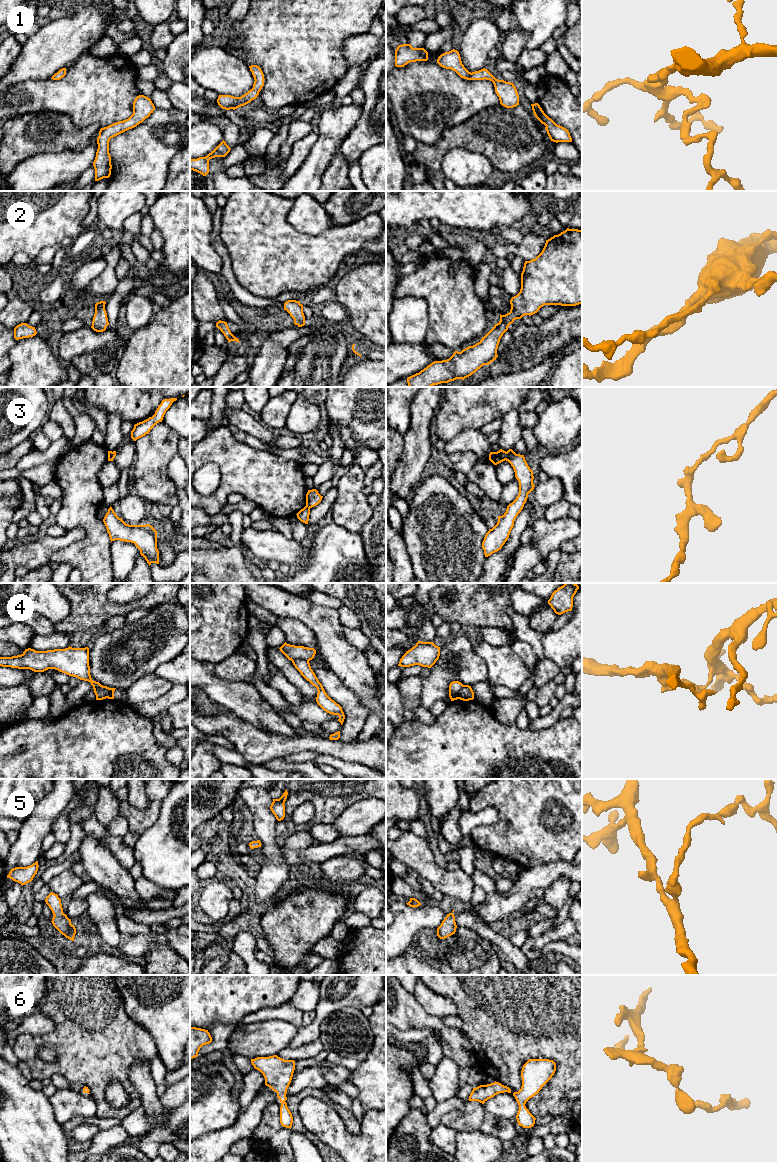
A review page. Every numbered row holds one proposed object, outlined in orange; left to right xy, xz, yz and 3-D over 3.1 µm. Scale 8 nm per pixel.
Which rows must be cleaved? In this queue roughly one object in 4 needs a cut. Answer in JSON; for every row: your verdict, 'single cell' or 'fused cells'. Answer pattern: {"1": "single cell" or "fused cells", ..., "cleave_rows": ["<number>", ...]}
{"1": "single cell", "2": "single cell", "3": "fused cells", "4": "fused cells", "5": "single cell", "6": "single cell", "cleave_rows": ["3", "4"]}

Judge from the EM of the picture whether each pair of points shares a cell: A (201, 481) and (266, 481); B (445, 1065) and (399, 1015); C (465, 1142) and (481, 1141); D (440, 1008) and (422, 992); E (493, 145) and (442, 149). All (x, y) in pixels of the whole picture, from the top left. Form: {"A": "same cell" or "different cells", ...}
{"A": "different cells", "B": "different cells", "C": "same cell", "D": "same cell", "E": "same cell"}

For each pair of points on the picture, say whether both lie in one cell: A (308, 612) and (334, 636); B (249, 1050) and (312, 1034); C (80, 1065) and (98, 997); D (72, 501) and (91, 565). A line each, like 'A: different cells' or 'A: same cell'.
A: same cell
B: different cells
C: same cell
D: same cell

